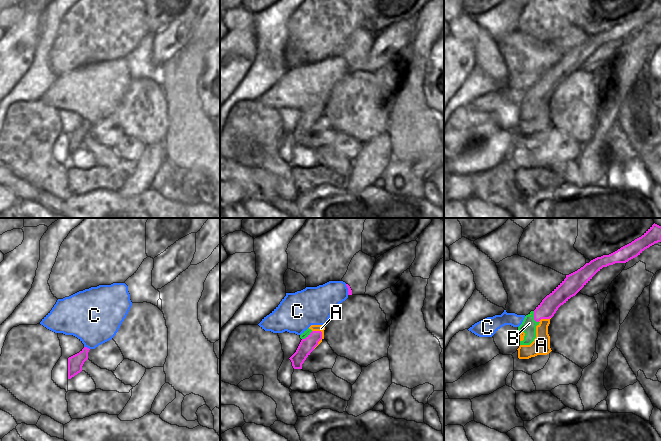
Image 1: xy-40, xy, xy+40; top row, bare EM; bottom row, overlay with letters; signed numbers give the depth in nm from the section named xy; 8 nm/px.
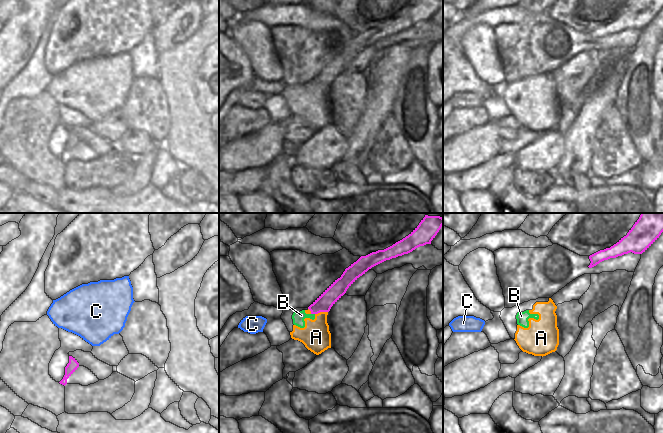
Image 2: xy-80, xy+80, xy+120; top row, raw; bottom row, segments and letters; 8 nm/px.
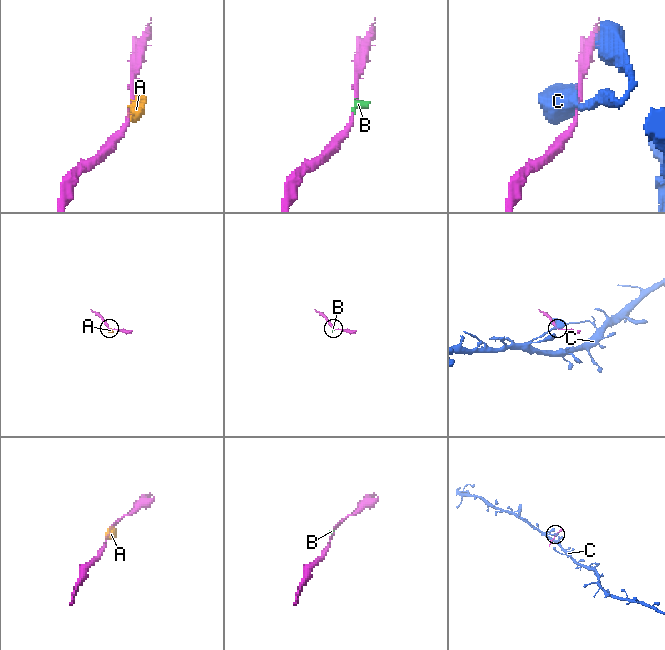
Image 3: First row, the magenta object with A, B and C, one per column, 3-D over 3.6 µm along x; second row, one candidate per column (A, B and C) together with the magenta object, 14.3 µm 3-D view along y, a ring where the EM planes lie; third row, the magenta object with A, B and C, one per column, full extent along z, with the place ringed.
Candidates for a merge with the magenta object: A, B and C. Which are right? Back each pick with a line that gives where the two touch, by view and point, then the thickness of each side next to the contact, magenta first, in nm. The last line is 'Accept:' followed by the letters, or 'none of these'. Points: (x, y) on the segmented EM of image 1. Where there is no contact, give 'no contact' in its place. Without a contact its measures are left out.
Accept: none of these

